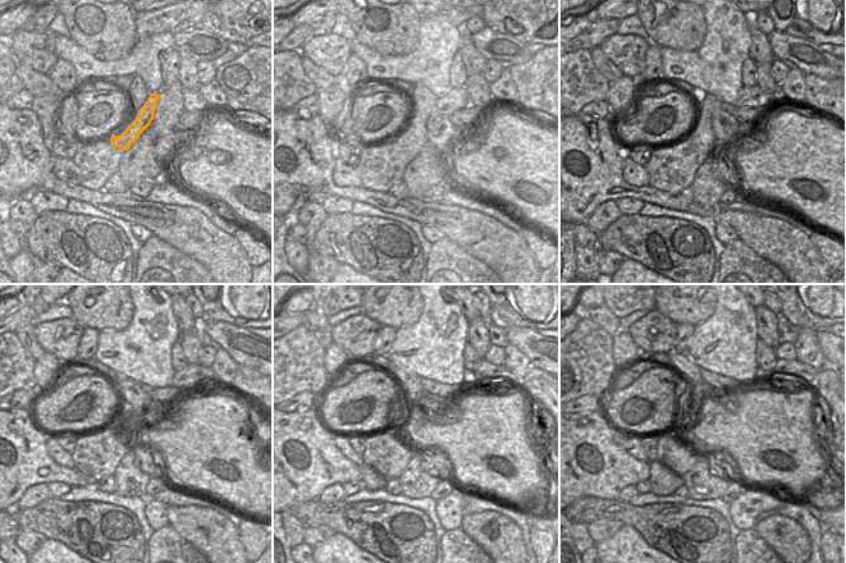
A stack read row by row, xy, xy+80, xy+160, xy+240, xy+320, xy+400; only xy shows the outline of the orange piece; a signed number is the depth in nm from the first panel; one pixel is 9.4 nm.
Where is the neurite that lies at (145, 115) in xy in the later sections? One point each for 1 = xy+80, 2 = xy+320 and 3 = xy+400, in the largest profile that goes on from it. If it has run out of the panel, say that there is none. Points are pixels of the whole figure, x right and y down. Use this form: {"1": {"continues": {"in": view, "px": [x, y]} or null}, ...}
{"1": {"continues": {"in": "xy+80", "px": [456, 99]}}, "2": {"continues": {"in": "xy+320", "px": [484, 370]}}, "3": {"continues": {"in": "xy+400", "px": [804, 372]}}}

